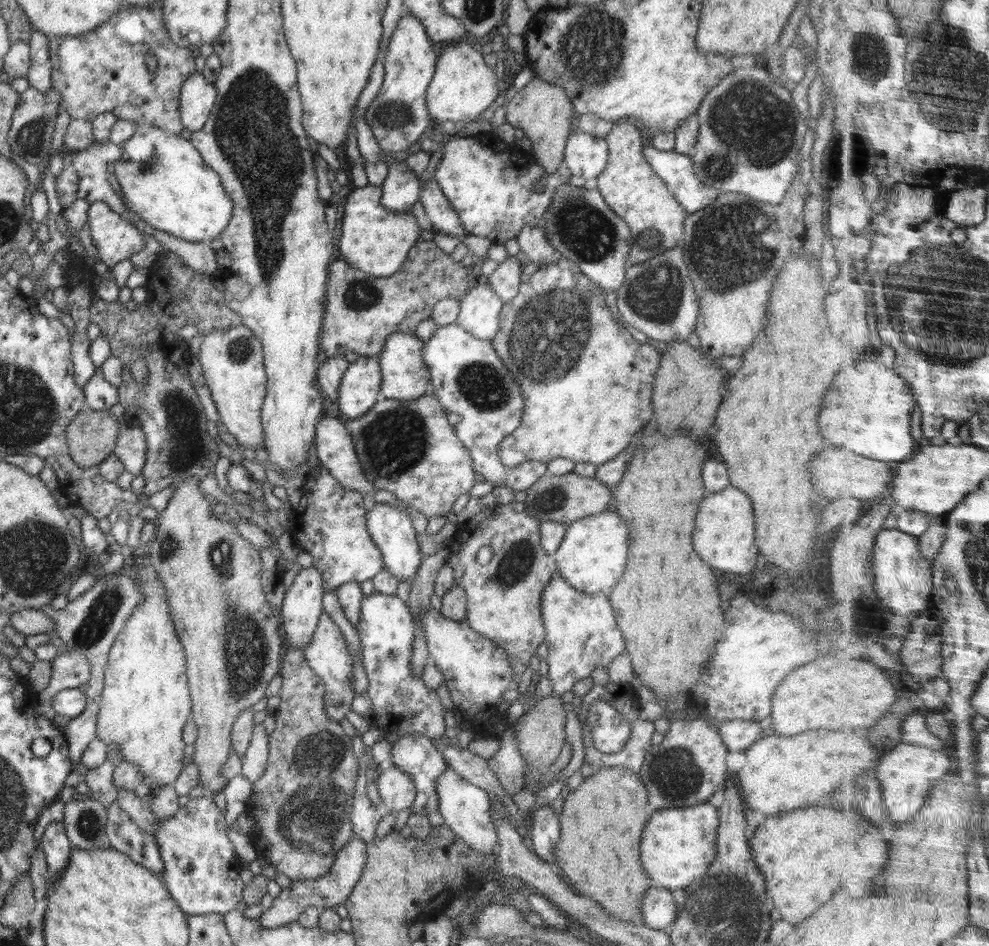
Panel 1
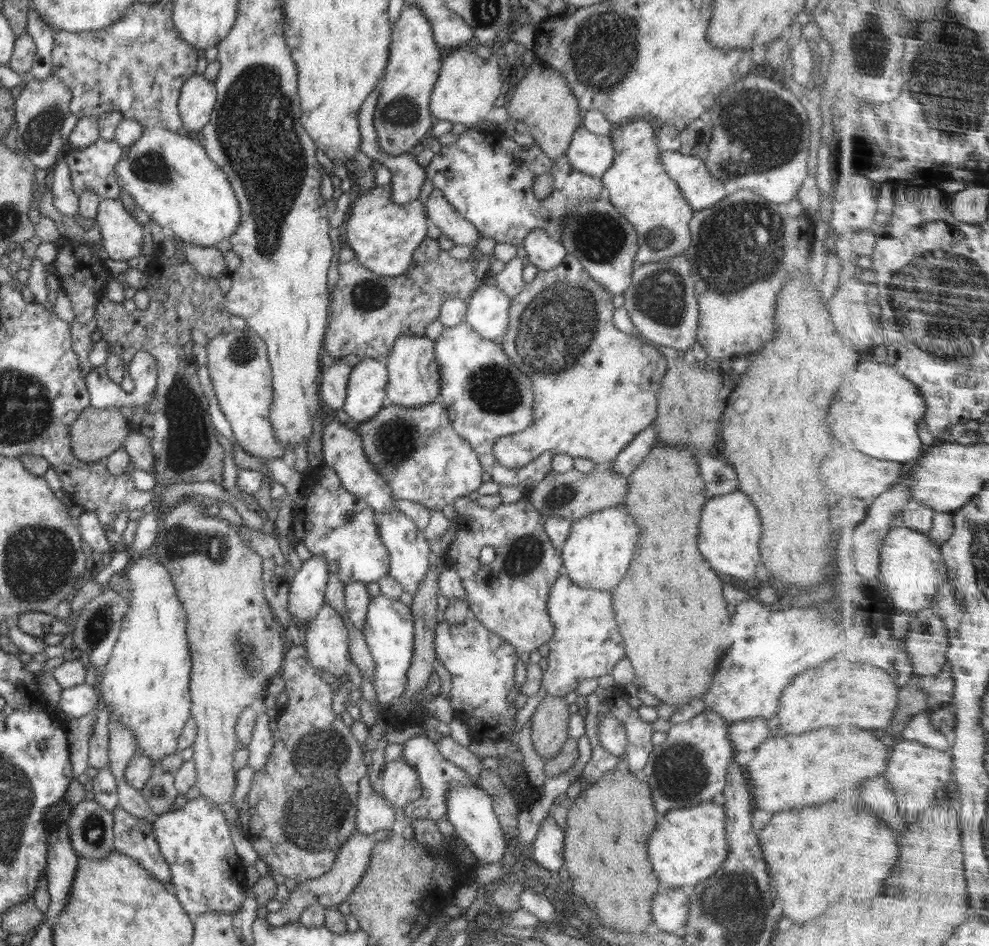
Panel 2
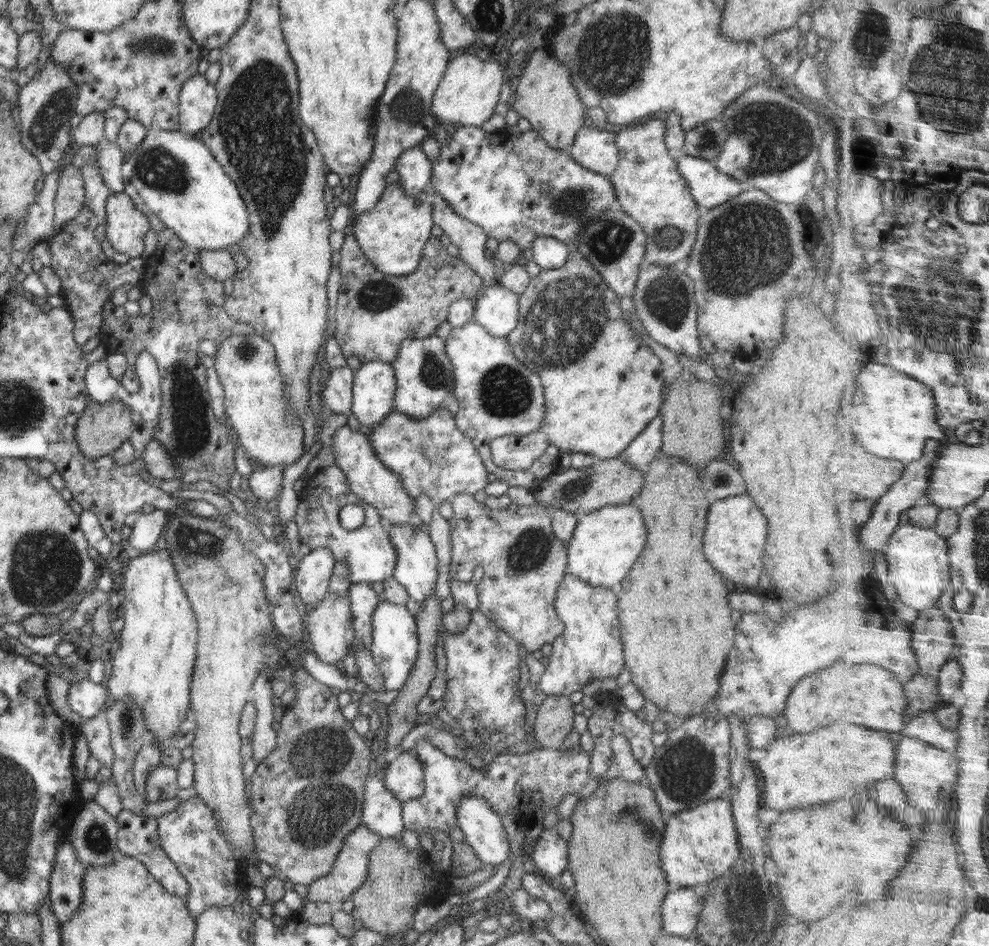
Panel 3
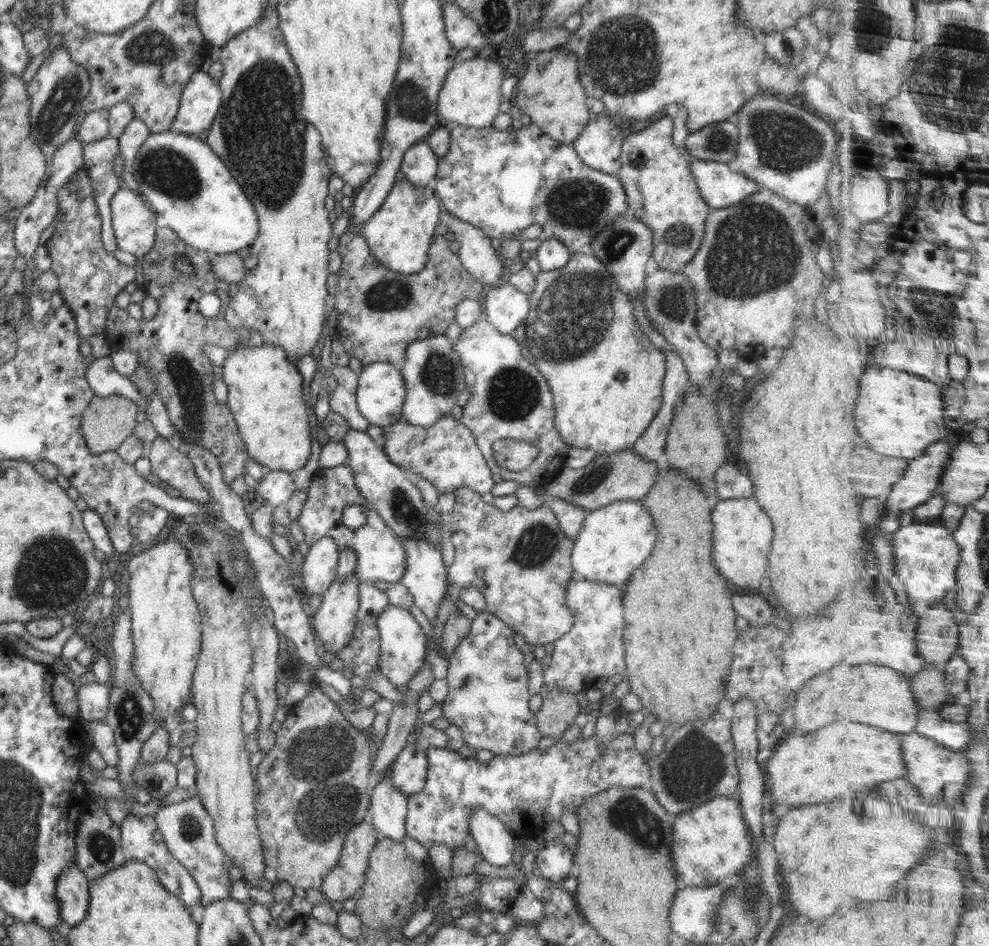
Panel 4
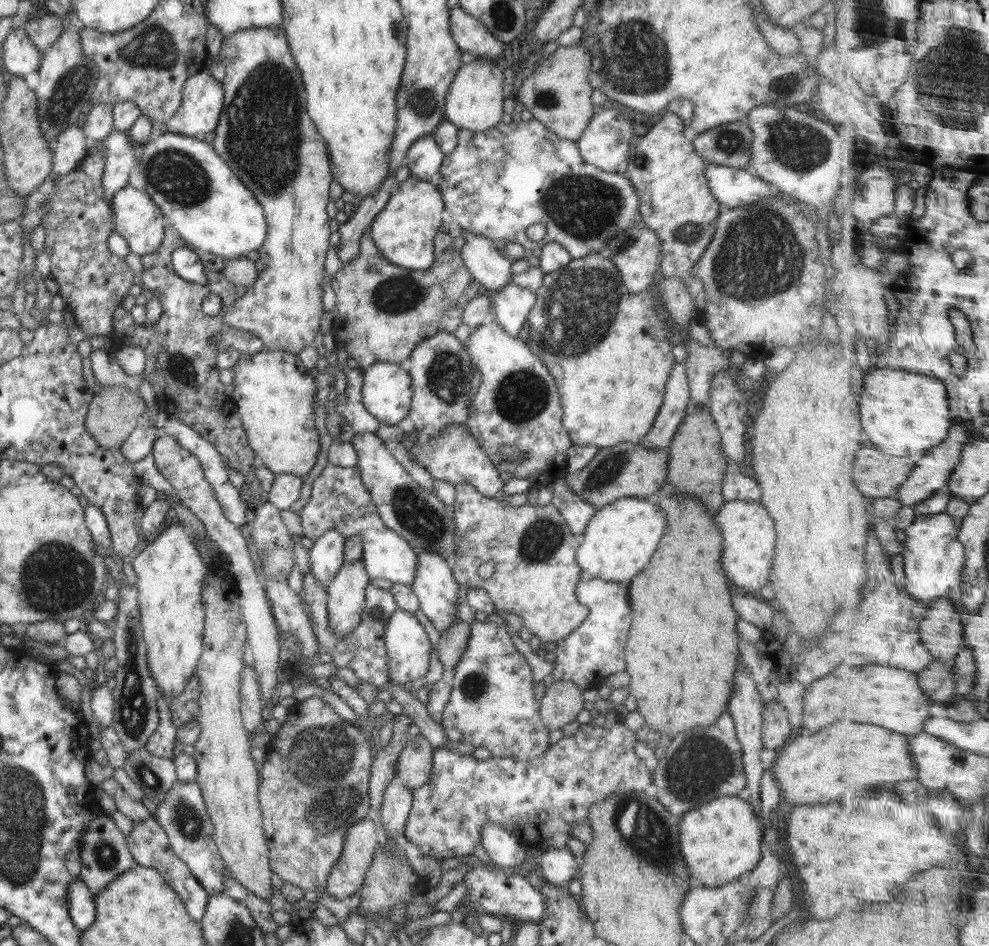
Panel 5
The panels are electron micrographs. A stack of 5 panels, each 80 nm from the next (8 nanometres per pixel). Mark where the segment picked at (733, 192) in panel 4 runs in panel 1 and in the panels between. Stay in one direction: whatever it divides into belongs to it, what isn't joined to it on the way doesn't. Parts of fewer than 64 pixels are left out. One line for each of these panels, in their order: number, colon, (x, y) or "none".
1: (676, 170)
2: (701, 190)
3: (709, 187)

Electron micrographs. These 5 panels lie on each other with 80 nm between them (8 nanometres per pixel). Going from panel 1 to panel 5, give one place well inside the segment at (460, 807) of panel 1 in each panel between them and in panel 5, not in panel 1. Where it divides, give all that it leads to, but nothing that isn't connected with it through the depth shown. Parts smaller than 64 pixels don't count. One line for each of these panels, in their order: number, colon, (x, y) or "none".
2: (470, 811)
3: (485, 834)
4: (496, 844)
5: (502, 847)

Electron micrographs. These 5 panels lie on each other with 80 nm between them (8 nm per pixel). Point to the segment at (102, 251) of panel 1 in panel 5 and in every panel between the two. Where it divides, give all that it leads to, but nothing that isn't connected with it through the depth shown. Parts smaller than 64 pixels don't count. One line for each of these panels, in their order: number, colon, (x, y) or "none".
2: (122, 235)
3: (126, 226)
4: (135, 224)
5: (138, 220)

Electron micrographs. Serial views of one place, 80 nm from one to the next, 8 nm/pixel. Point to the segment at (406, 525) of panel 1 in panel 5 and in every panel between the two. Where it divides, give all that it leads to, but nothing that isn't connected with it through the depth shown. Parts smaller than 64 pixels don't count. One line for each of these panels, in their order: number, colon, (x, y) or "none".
2: (410, 557)
3: (416, 569)
4: (425, 577)
5: (434, 585)

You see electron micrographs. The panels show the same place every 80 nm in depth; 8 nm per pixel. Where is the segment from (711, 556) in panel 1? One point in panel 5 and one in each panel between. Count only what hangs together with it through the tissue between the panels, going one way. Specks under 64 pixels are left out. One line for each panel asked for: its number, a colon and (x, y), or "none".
2: (730, 529)
3: (734, 539)
4: (742, 532)
5: (749, 537)

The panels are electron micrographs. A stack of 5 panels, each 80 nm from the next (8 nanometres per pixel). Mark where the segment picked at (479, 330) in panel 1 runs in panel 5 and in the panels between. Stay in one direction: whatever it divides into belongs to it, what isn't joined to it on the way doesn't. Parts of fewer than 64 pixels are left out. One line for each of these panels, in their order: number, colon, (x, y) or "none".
2: (488, 313)
3: (497, 309)
4: (505, 308)
5: (511, 305)

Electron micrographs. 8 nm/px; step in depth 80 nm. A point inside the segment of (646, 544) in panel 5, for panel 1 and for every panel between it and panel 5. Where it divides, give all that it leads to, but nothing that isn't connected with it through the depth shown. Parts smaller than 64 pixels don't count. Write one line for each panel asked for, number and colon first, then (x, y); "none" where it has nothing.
1: (591, 557)
2: (596, 554)
3: (606, 542)
4: (614, 540)

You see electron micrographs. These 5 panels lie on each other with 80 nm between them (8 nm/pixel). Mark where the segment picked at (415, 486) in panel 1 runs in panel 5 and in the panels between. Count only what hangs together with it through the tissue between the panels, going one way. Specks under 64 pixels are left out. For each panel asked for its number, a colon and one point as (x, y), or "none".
2: (418, 453)
3: (432, 455)
4: (446, 453)
5: (455, 457)

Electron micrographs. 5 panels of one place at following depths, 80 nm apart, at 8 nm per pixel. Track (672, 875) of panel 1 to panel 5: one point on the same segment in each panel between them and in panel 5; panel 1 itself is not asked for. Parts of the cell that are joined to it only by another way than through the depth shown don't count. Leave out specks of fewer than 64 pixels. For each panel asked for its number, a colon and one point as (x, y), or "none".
2: (688, 845)
3: (699, 844)
4: (710, 842)
5: (721, 840)

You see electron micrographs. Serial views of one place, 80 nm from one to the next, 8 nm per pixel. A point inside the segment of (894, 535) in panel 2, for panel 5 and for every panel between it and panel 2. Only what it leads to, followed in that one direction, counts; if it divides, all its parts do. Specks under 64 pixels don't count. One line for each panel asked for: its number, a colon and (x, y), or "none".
3: (918, 559)
4: (926, 556)
5: (935, 560)

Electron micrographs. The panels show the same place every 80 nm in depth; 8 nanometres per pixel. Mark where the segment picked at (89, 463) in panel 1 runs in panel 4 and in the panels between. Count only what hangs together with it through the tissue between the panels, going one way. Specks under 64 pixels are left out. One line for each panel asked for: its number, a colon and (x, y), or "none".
2: (97, 432)
3: (101, 429)
4: (107, 423)

